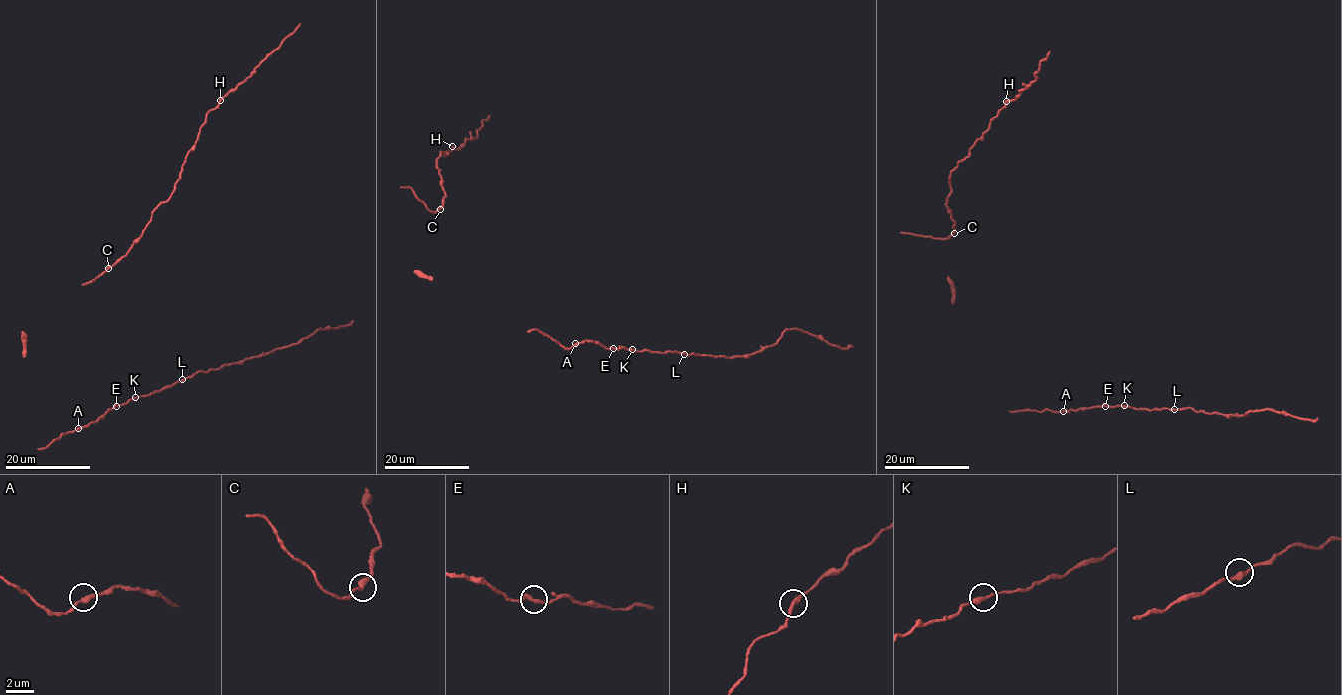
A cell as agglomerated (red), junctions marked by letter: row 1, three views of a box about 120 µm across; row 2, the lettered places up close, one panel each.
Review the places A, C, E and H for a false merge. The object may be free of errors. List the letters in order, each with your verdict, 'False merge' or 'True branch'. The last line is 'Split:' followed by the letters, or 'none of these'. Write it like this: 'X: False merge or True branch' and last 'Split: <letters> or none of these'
A: True branch
C: True branch
E: True branch
H: True branch
Split: none of these

